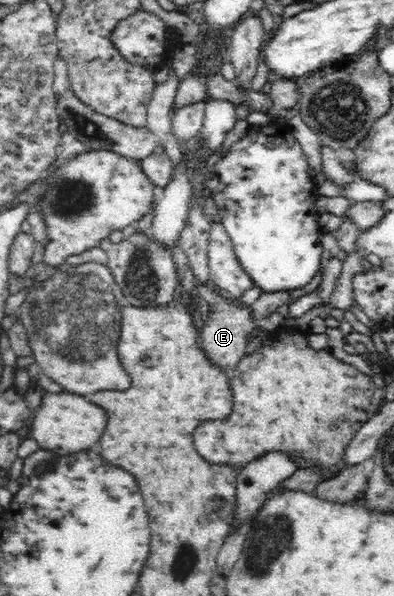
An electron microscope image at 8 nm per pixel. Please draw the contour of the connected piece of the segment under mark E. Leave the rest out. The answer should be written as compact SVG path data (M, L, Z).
M205 284L194 286L193 292L210 304L208 315L201 320L200 332L203 350L205 350L210 362L213 362L225 372L226 370L231 372L244 357L248 335L261 329L261 327L256 327L260 326L260 322L254 322L249 306L238 307L235 300L226 300L226 295L223 292L215 293Z

